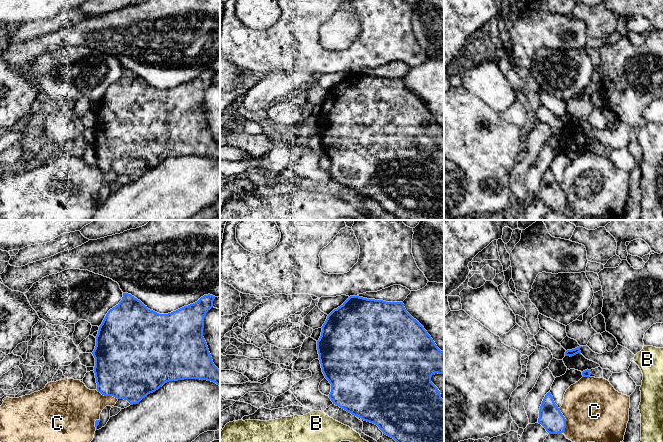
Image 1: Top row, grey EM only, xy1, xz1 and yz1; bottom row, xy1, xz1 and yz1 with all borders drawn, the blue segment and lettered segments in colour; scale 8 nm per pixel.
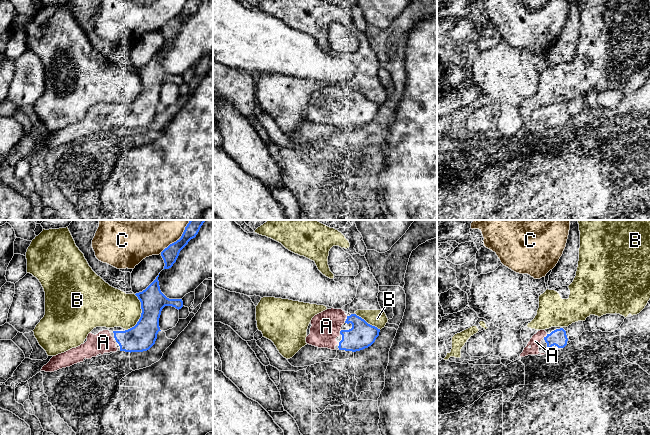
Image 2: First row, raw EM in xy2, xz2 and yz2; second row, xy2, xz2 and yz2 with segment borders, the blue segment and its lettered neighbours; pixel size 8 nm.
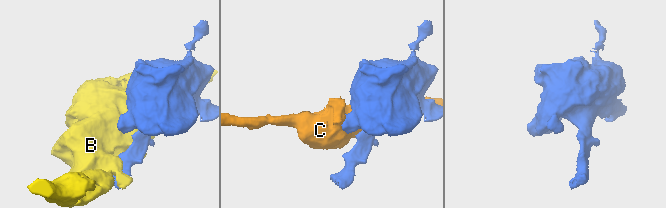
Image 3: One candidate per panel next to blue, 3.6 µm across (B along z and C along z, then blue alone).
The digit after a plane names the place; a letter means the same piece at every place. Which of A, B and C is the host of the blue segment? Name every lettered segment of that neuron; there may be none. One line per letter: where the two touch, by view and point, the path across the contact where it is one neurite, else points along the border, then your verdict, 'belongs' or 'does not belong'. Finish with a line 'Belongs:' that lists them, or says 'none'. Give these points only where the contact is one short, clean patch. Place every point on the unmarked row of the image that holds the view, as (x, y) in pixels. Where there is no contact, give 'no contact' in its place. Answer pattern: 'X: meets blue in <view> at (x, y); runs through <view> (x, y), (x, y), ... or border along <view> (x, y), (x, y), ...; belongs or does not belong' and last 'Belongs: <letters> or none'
A: meets blue in yz2 at (546, 112); belongs
B: meets blue in xy2 at (141, 90); does not belong
C: meets blue in yz1 at (565, 196); does not belong
Belongs: A

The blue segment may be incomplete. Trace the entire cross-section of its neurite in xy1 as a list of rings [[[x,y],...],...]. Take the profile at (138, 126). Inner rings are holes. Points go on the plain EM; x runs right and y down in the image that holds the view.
[[[123,69],[119,80],[106,90],[96,112],[96,122],[92,130],[95,134],[97,167],[104,172],[127,176],[133,181],[169,157],[200,155],[220,162],[220,146],[214,141],[203,113],[204,93],[213,83],[214,75],[213,71],[204,71],[193,80],[168,90],[159,90],[148,85],[131,70]]]

